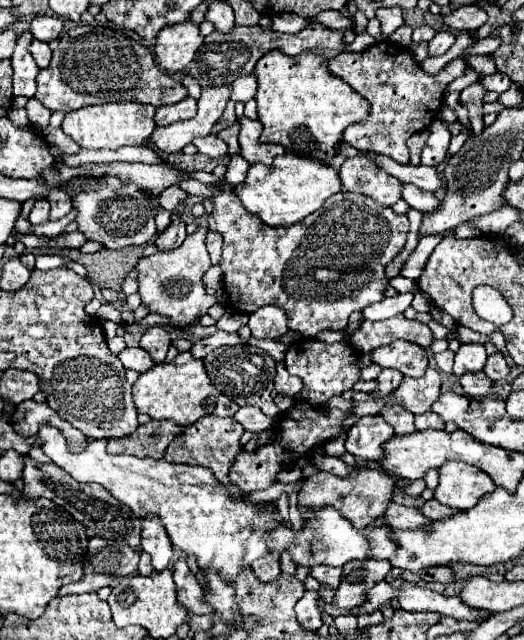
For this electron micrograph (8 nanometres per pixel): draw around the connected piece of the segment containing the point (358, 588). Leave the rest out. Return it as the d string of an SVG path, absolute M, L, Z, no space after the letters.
M352 561L342 567L342 581L334 595L336 609L354 609L366 603L366 593L380 583L392 565L388 561Z

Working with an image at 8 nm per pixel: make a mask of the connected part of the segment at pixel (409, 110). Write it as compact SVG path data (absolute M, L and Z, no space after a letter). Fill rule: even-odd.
M390 41L376 43L362 53L338 53L328 61L328 69L346 81L356 93L370 101L370 117L362 123L356 123L354 131L344 131L344 141L354 145L360 151L374 151L392 157L398 163L408 163L406 141L422 129L428 129L430 123L438 117L442 107L442 97L446 85L462 77L468 69L462 57L446 63L438 73L426 73L412 57L410 49L400 49Z

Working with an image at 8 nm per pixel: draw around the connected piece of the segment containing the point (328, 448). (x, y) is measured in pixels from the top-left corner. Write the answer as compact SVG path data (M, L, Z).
M342 433L340 437L328 441L328 443L324 445L324 455L330 455L330 457L342 457L342 455L346 453L346 449L344 449L344 435L346 435L346 433Z

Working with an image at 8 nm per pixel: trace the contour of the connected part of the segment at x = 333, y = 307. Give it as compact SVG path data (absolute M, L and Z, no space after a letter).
M184 177L178 187L184 189L188 195L200 197L212 197L214 193L218 193L214 199L214 209L208 215L208 229L218 231L224 239L220 267L224 271L226 309L250 315L264 305L280 305L288 313L290 329L314 339L326 329L346 329L348 317L354 311L362 311L364 307L386 297L384 291L390 283L386 267L404 249L410 225L406 215L396 215L390 207L376 205L362 193L340 191L324 201L322 209L312 213L312 217L300 221L300 225L290 225L288 229L272 229L270 225L264 225L260 217L248 213L248 209L244 209L244 205L232 191L216 191L210 189L206 183L190 177Z

